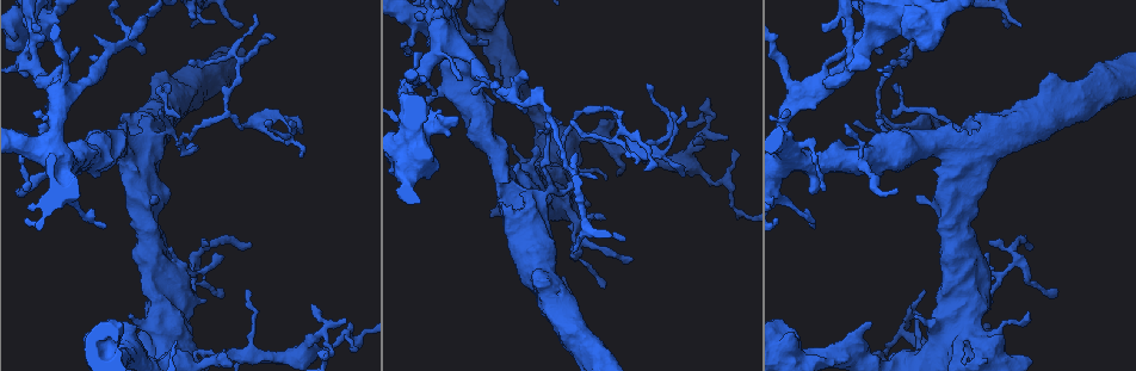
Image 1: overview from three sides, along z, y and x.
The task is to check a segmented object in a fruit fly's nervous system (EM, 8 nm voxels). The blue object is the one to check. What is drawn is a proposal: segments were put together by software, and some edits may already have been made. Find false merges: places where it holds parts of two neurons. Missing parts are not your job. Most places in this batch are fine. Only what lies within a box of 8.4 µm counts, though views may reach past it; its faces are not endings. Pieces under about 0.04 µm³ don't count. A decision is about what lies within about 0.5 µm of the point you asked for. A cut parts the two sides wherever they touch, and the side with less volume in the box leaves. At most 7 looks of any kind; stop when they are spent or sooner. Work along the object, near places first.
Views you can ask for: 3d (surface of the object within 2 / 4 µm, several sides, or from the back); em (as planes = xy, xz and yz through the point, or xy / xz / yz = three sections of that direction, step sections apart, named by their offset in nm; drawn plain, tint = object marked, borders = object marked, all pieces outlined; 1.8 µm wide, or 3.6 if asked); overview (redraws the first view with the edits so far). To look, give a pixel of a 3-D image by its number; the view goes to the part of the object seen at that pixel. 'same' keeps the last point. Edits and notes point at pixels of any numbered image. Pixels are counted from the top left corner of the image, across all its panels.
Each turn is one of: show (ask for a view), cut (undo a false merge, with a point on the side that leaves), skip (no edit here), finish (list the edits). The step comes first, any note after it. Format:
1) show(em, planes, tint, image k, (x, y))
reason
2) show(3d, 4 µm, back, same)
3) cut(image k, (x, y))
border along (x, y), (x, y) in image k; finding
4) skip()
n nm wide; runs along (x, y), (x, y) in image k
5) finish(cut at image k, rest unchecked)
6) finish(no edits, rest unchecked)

show(em, yz, step 16, tint, image 1, (484, 20))

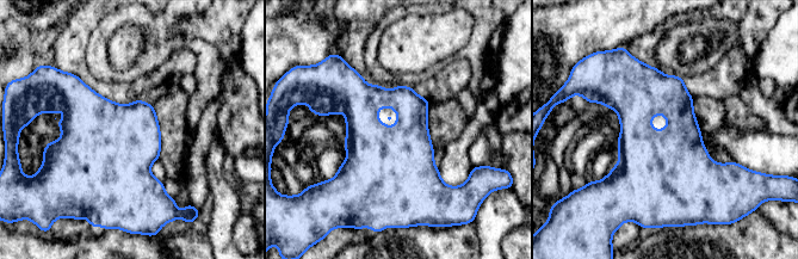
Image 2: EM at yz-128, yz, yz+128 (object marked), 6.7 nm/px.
show(em, planes, borders, same)
cut it another way

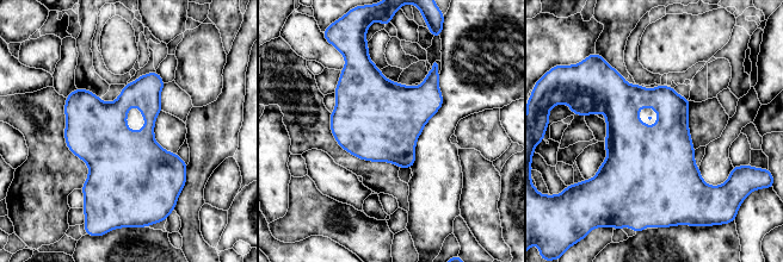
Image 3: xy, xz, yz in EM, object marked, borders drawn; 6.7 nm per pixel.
skip()
one neuron here

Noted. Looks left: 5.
show(em, 3.6 µm, xz, step 4, tint, image 1, (969, 326))
touches itself

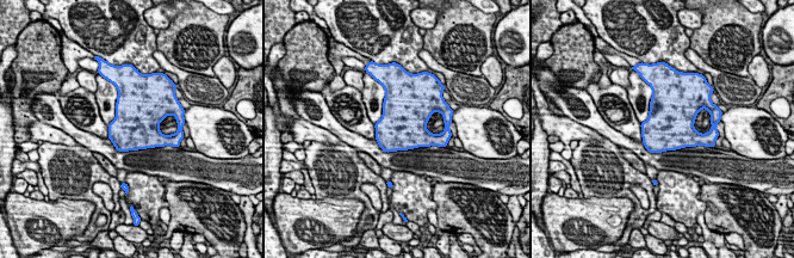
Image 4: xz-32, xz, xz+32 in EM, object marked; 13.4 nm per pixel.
show(em, 3.6 µm, xy, step 16, tint, same)
another direction

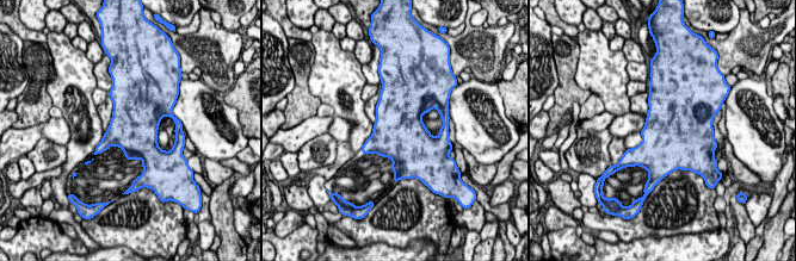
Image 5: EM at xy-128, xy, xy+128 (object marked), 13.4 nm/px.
skip()
all the same neuron

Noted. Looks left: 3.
show(em, planes, tint, image 1, (305, 352))
branch point

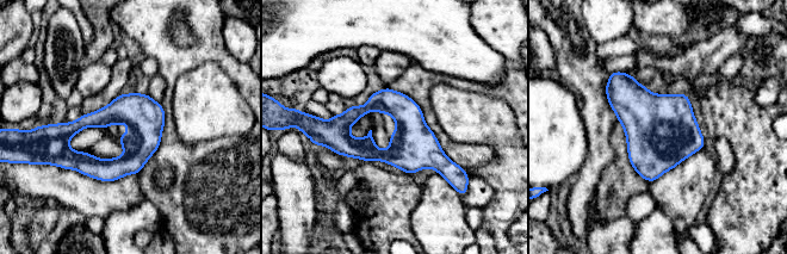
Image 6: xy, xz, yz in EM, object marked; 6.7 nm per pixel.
skip()
runs along (323, 123), (349, 147), (454, 167) in image 6; all the same neuron

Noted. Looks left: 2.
finish(no edits, rest unchecked)

